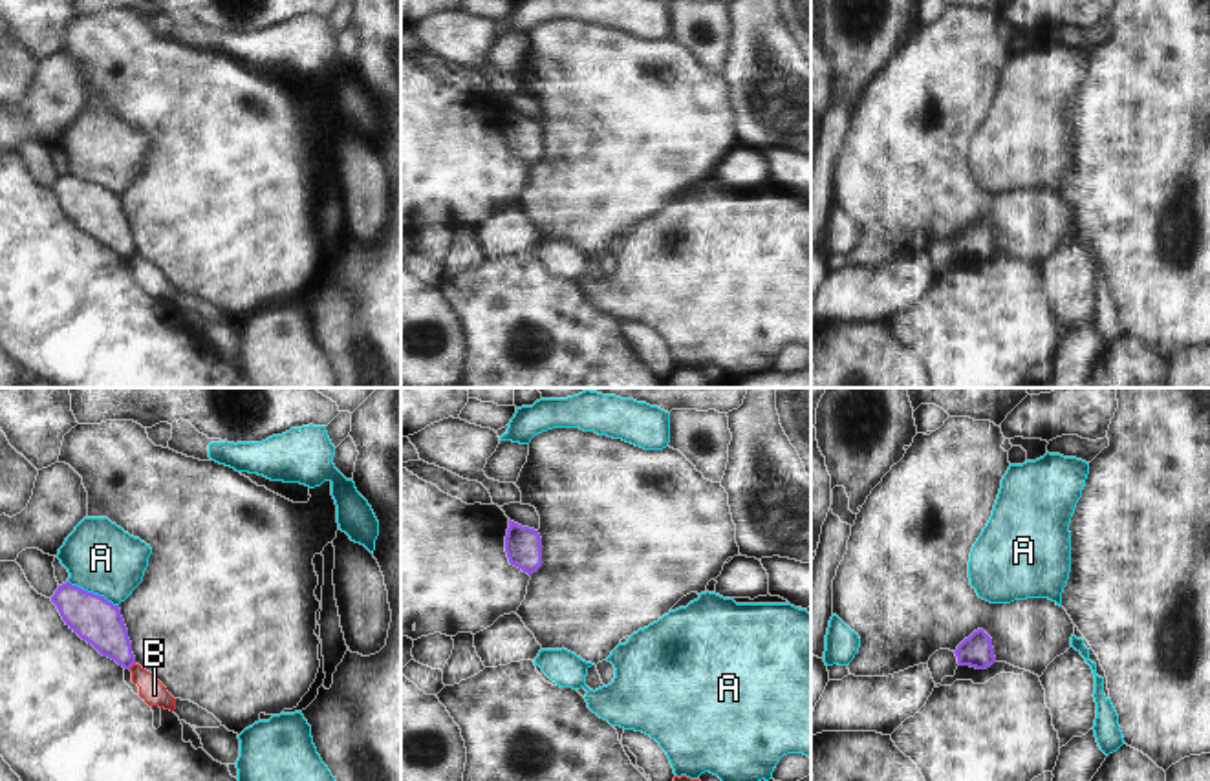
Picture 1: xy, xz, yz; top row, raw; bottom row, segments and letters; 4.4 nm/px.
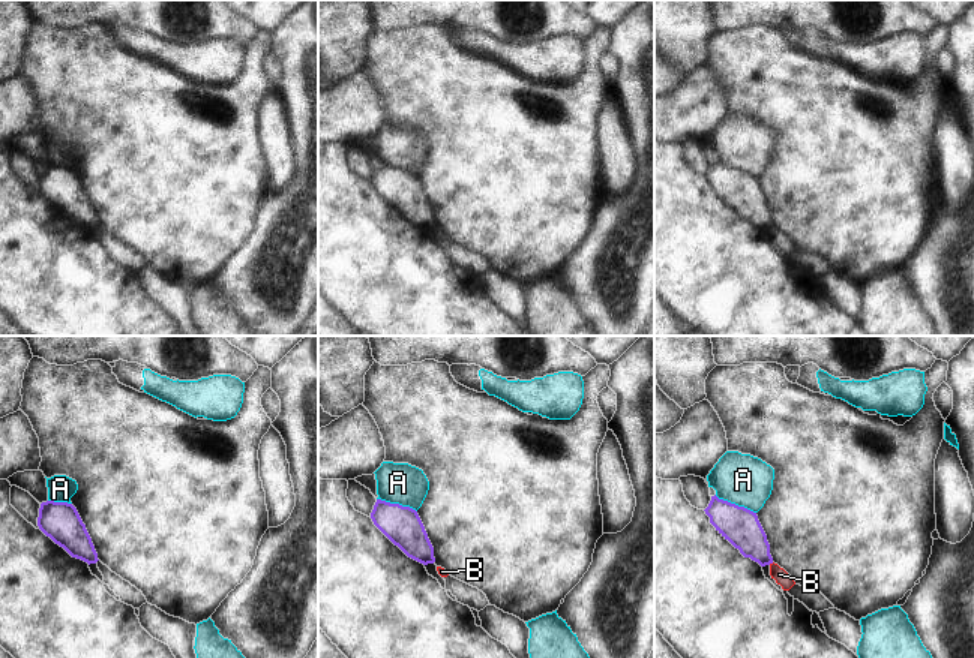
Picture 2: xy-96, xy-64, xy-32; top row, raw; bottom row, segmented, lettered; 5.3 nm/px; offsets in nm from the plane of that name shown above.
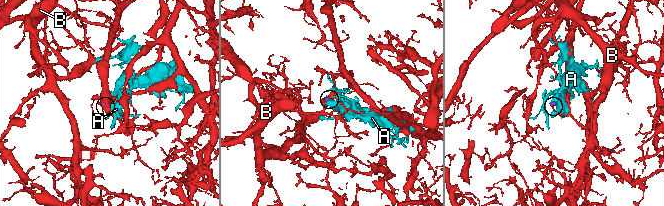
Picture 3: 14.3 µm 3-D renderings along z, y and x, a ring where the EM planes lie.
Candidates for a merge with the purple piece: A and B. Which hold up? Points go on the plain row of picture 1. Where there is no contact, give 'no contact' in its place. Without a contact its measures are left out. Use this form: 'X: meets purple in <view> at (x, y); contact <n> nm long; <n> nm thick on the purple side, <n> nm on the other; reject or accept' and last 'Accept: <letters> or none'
A: meets purple in xy at (92, 183); contact 260 nm long; 200 nm thick on the purple side, 320 nm on the other; reject
B: meets purple in xy at (130, 256); contact 40 nm long; 200 nm thick on the purple side, 110 nm on the other; reject
Accept: none

